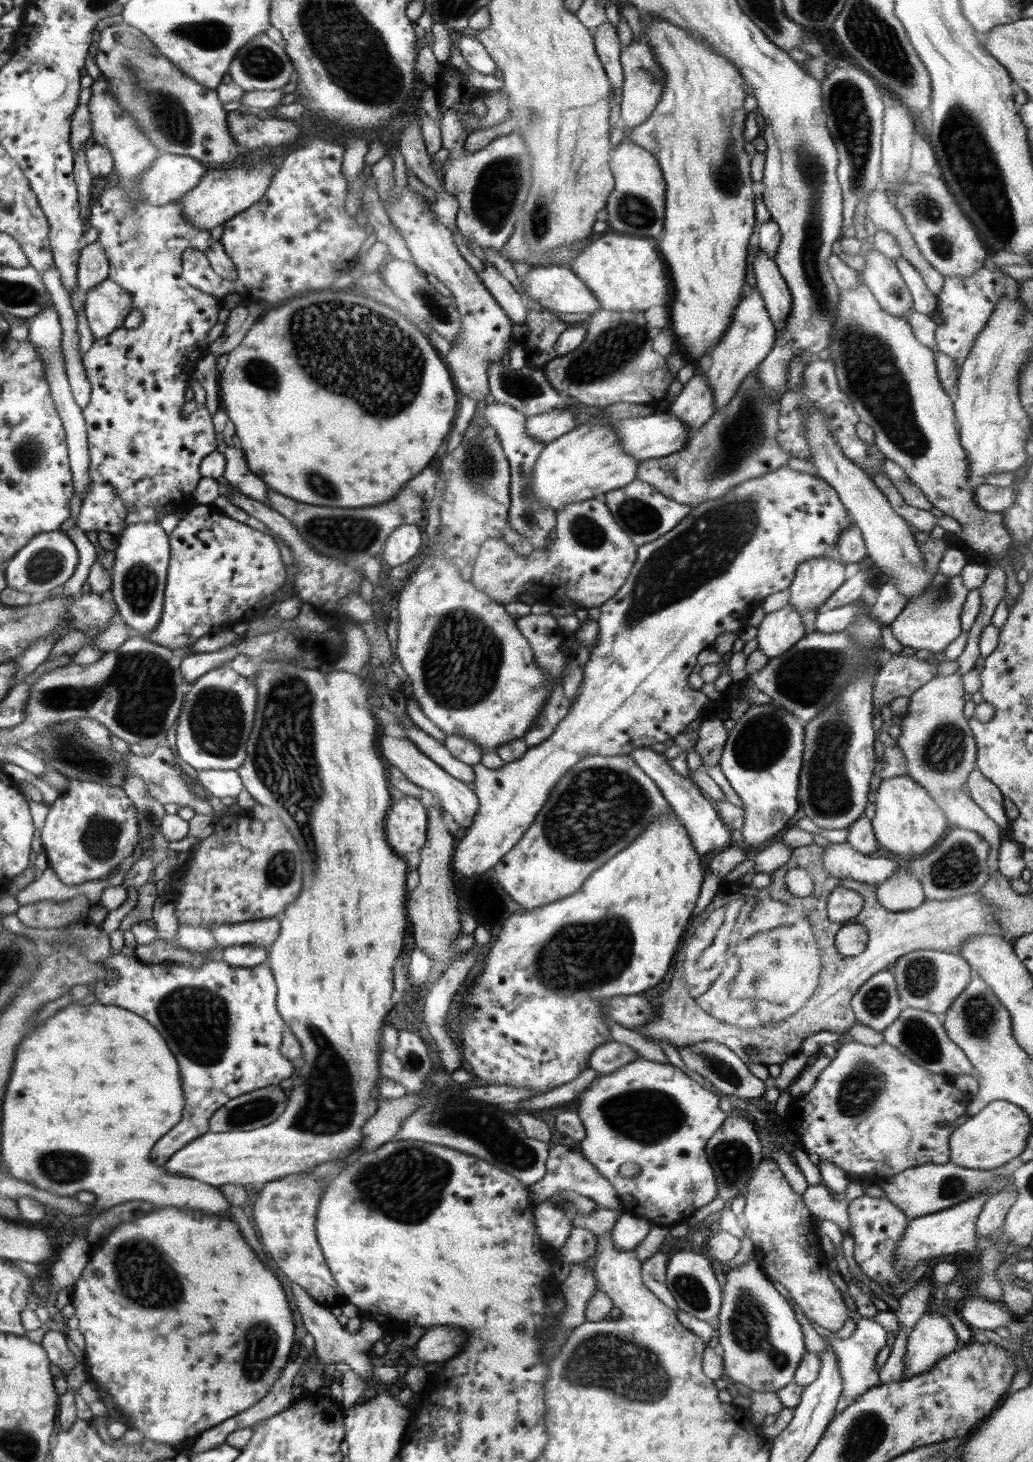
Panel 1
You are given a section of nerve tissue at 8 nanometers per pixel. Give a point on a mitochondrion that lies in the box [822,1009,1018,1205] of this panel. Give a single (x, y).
(863, 1084)

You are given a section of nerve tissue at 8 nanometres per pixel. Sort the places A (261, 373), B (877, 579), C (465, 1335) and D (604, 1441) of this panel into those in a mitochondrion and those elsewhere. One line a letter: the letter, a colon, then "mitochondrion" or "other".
A: mitochondrion
B: other
C: other
D: other

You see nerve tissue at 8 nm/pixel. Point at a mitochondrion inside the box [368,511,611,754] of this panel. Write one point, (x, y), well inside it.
(461, 664)

